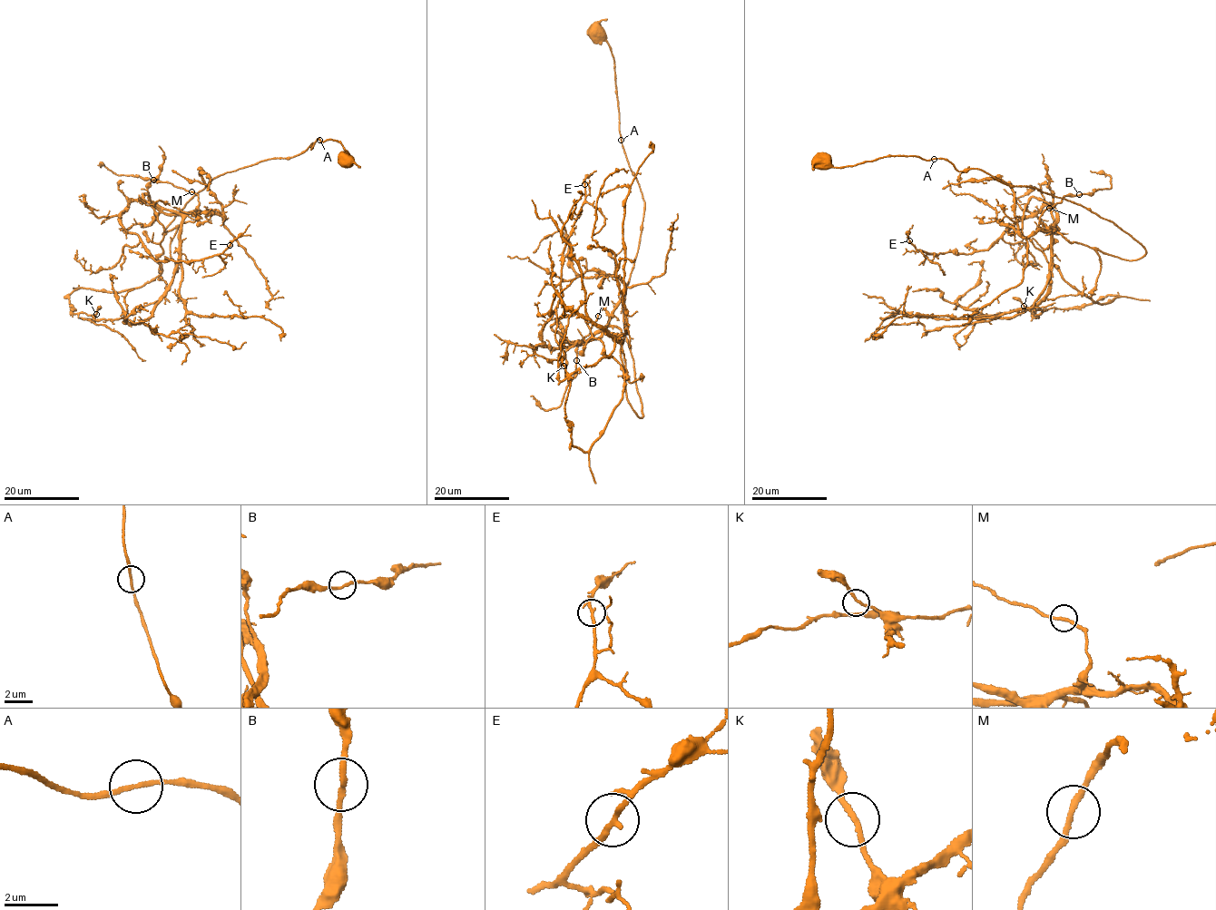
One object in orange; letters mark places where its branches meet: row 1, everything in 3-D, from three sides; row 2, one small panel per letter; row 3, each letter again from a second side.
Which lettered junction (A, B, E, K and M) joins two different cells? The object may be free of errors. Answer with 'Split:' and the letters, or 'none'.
Split: none

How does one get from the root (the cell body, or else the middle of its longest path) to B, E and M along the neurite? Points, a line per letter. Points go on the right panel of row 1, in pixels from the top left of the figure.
B: (823, 159), (946, 159), (1089, 208), (1143, 256), (1069, 242), (1040, 220), (1079, 194)
E: (823, 159), (946, 159), (1089, 208), (1146, 252), (1069, 242), (1045, 204), (987, 249), (929, 254), (909, 240)
M: (823, 159), (946, 159), (1089, 208), (1146, 252), (1128, 260), (1069, 242), (1040, 220), (1049, 208)

